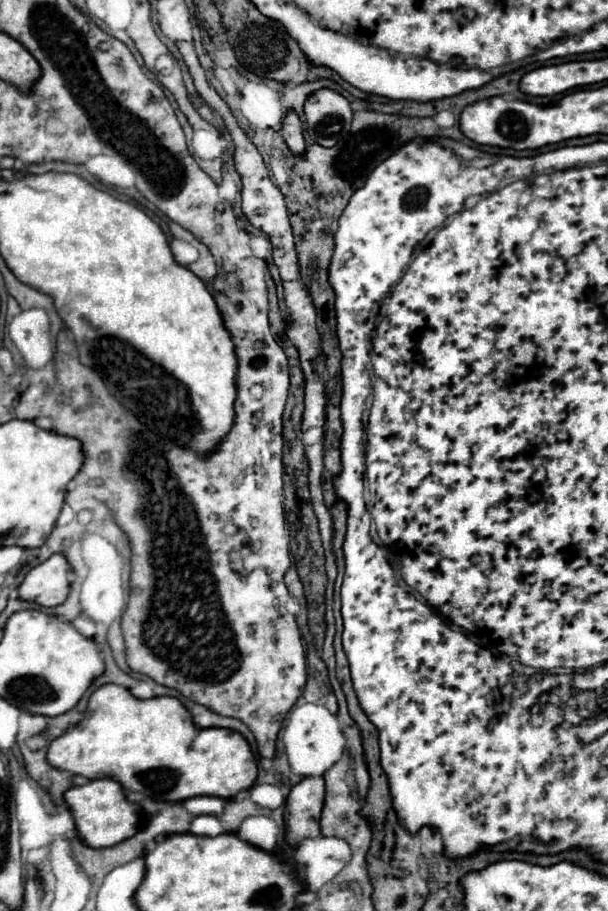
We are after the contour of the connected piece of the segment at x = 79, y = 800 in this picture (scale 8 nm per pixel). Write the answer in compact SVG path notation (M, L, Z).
M95 779L87 785L71 787L65 793L65 801L75 815L77 833L89 847L113 847L123 839L131 839L141 825L141 807L125 799L123 787L113 779Z

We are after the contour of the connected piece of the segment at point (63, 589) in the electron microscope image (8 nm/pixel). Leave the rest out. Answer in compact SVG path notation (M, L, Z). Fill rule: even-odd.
M55 553L45 563L33 567L23 583L19 585L19 597L25 601L33 601L41 607L55 607L61 605L71 589L69 583L71 565L67 557Z

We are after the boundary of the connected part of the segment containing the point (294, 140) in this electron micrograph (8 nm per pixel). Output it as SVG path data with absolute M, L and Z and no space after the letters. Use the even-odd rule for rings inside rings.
M289 111L283 121L283 139L289 145L293 153L303 153L305 151L305 141L303 141L303 129L301 129L301 119L295 111Z

